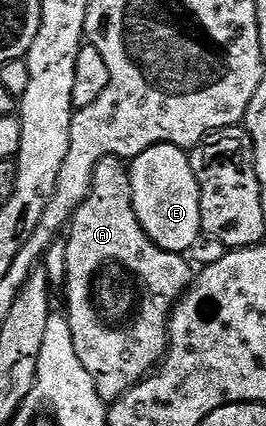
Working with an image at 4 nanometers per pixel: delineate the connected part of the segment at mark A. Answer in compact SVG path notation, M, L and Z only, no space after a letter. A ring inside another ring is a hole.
M105 158L96 164L96 172L92 176L92 188L84 204L80 204L80 208L71 218L65 240L67 276L64 283L64 290L66 290L64 313L72 332L72 345L76 348L76 356L80 359L80 364L84 364L88 376L92 376L92 384L96 384L96 392L100 392L100 400L113 404L133 386L143 382L166 357L170 314L178 299L189 290L196 274L193 269L190 271L189 264L185 262L187 259L183 255L160 248L151 240L148 232L144 232L132 200L130 172L127 163L121 158ZM107 264L123 266L137 279L140 286L142 281L142 286L146 289L143 294L141 291L140 301L137 303L132 320L125 324L108 324L107 319L102 317L97 305L92 301L96 294L94 287L96 279Z

